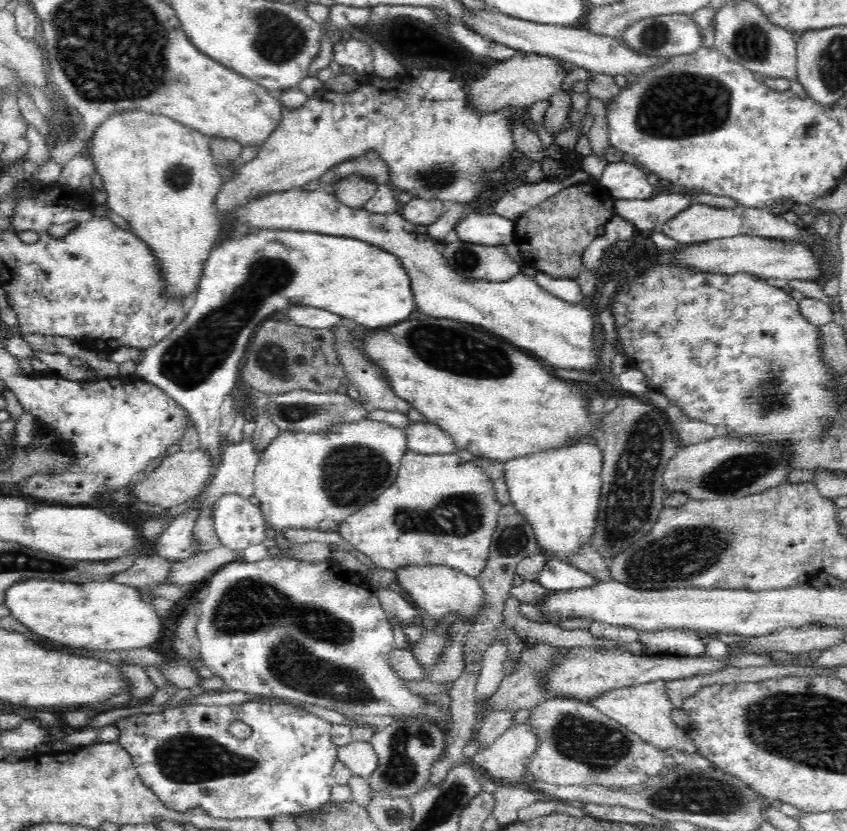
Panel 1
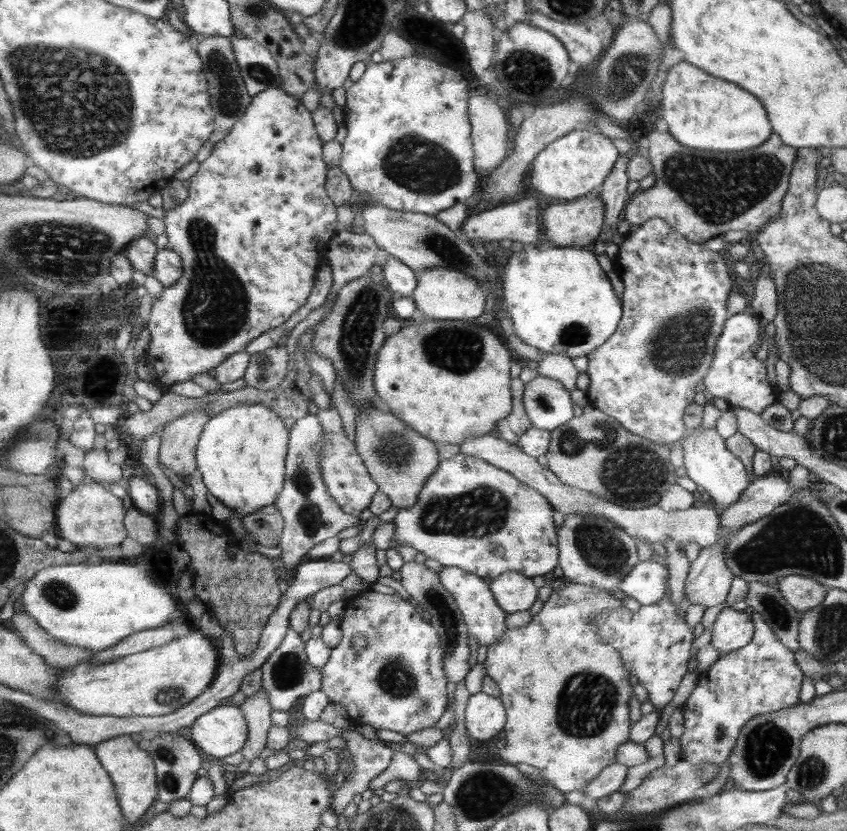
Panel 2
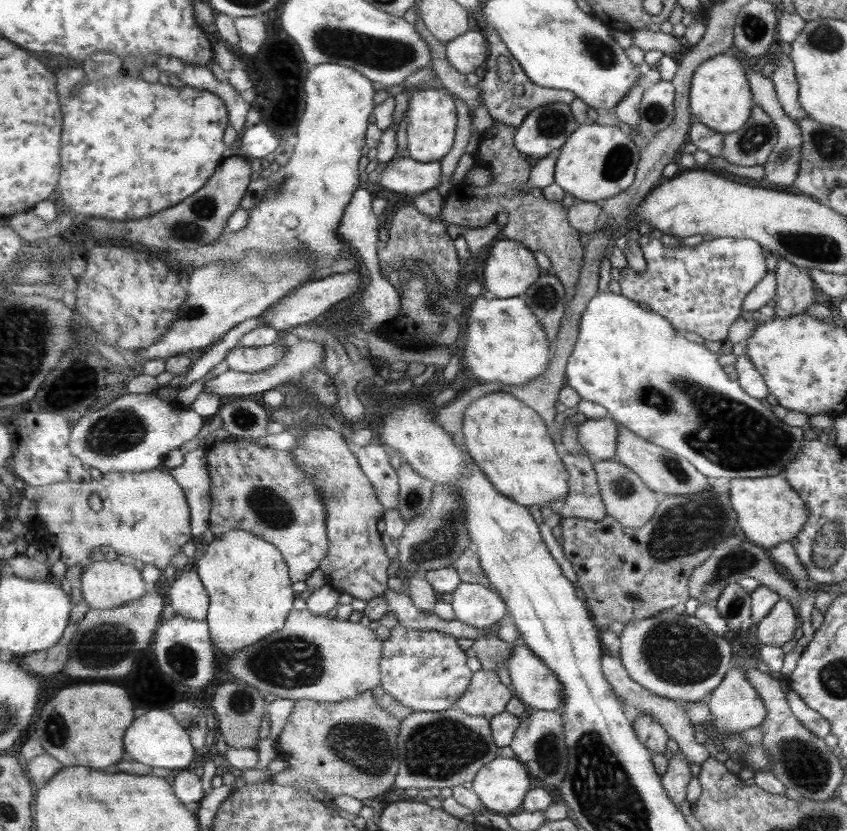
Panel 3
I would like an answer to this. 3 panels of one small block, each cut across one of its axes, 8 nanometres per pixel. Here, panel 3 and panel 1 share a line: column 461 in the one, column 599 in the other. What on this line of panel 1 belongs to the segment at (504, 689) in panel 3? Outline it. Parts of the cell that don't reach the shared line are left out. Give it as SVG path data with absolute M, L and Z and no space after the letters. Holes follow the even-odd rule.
M658 680L641 686L620 688L599 695L599 698L594 698L594 701L586 701L585 703L596 707L600 713L622 724L644 742L649 742L651 746L658 747L663 752L678 750L684 754L694 754L697 751L694 740L687 733L686 728L679 728L671 718L674 707L670 703L666 684L670 684L670 681Z

